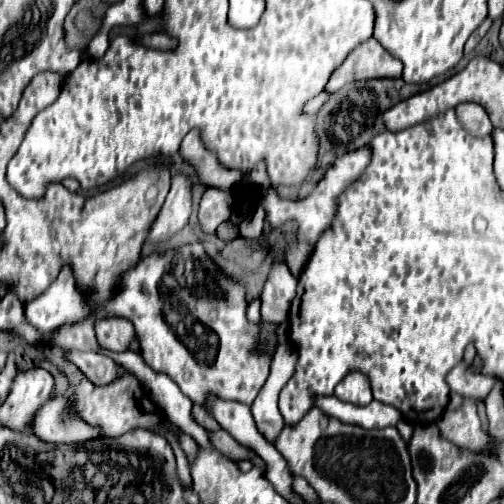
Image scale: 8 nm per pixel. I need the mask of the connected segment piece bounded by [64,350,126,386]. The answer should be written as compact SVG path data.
M68 350L66 360L70 364L74 364L92 384L102 384L108 386L114 380L118 380L120 376L124 376L126 372L122 372L124 368L118 366L110 356L98 354L98 352L78 352L78 350Z

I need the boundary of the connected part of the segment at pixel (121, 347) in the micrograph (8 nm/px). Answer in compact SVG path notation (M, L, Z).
M98 320L94 328L98 344L110 352L124 352L134 340L134 328L128 320Z

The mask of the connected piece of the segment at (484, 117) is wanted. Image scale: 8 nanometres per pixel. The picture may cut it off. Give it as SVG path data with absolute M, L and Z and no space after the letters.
M472 102L460 104L456 106L456 112L458 112L458 120L462 120L464 128L468 128L474 136L486 136L494 130L486 110L478 104L472 104Z

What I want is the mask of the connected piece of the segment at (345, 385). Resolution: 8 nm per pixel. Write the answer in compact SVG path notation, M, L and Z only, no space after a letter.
M350 372L338 386L338 400L352 402L356 406L366 406L372 402L370 382L362 372Z

